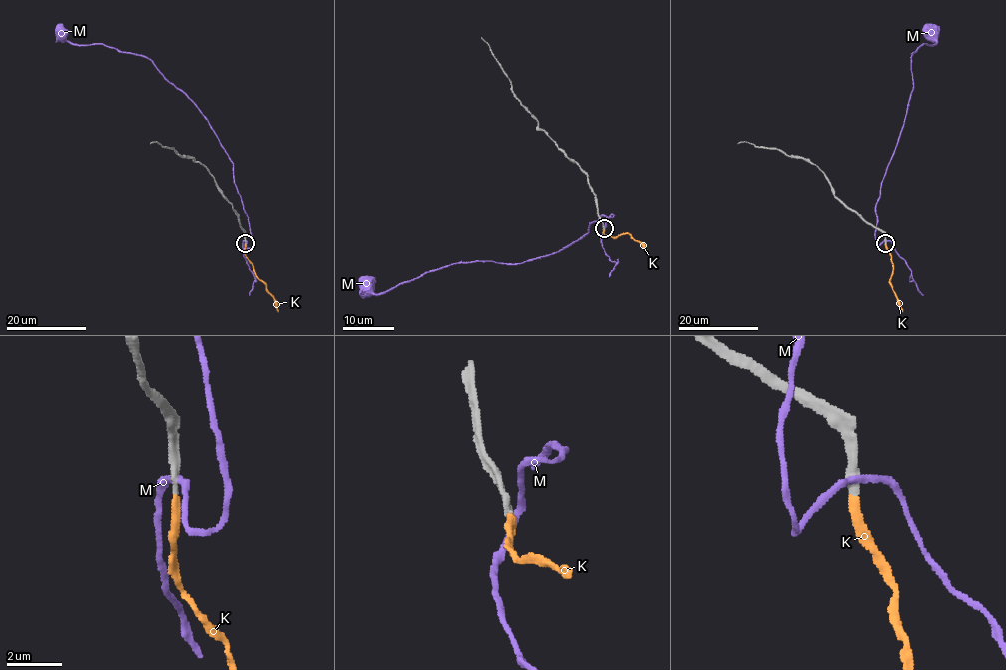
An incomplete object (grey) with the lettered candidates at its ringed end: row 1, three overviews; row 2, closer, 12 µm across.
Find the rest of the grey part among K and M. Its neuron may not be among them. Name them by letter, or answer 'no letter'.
K

